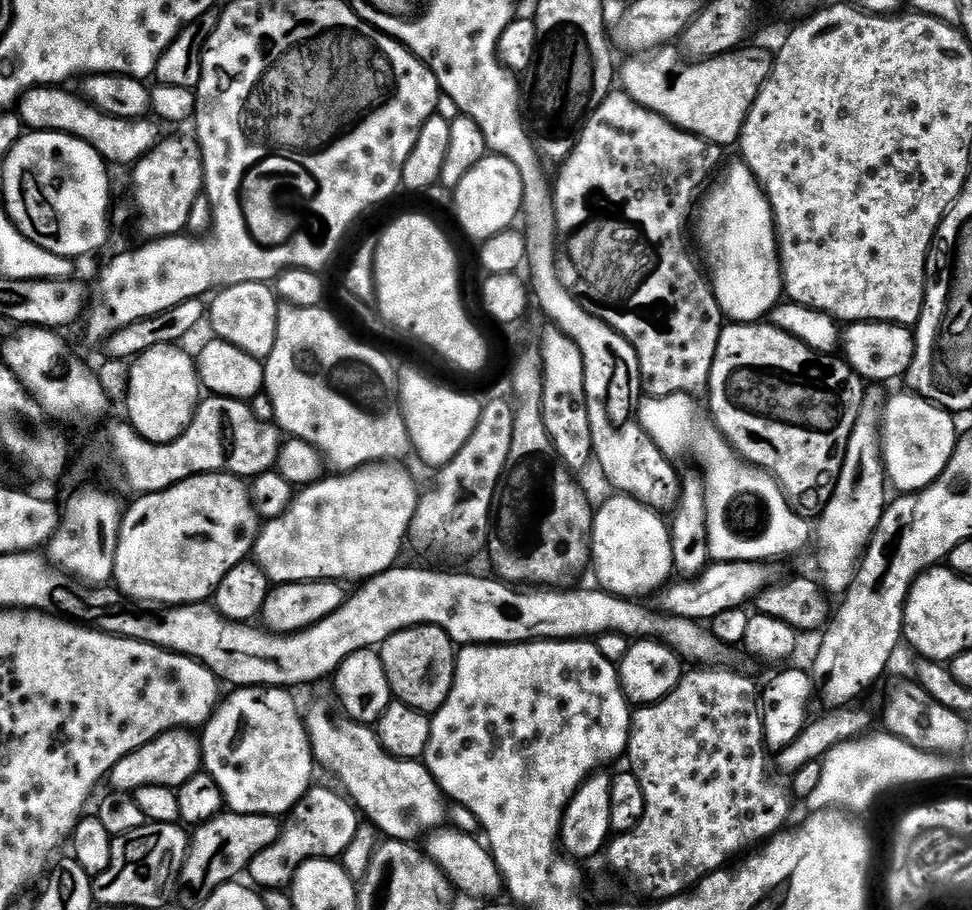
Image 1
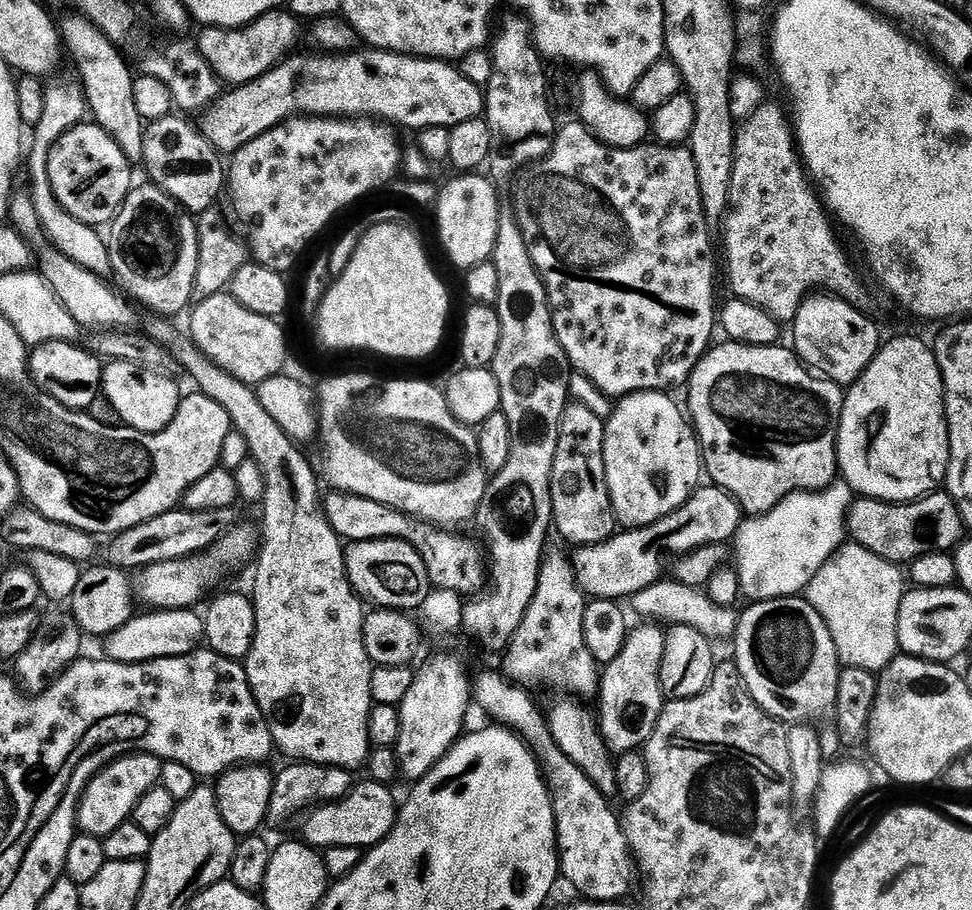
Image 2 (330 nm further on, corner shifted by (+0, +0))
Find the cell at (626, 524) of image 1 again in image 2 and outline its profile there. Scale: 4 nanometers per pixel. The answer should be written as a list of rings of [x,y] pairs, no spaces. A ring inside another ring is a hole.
[[[667,391],[632,392],[617,403],[620,405],[604,425],[604,465],[612,513],[628,530],[645,528],[681,508],[702,480],[702,449],[695,427],[685,409],[668,396]]]

